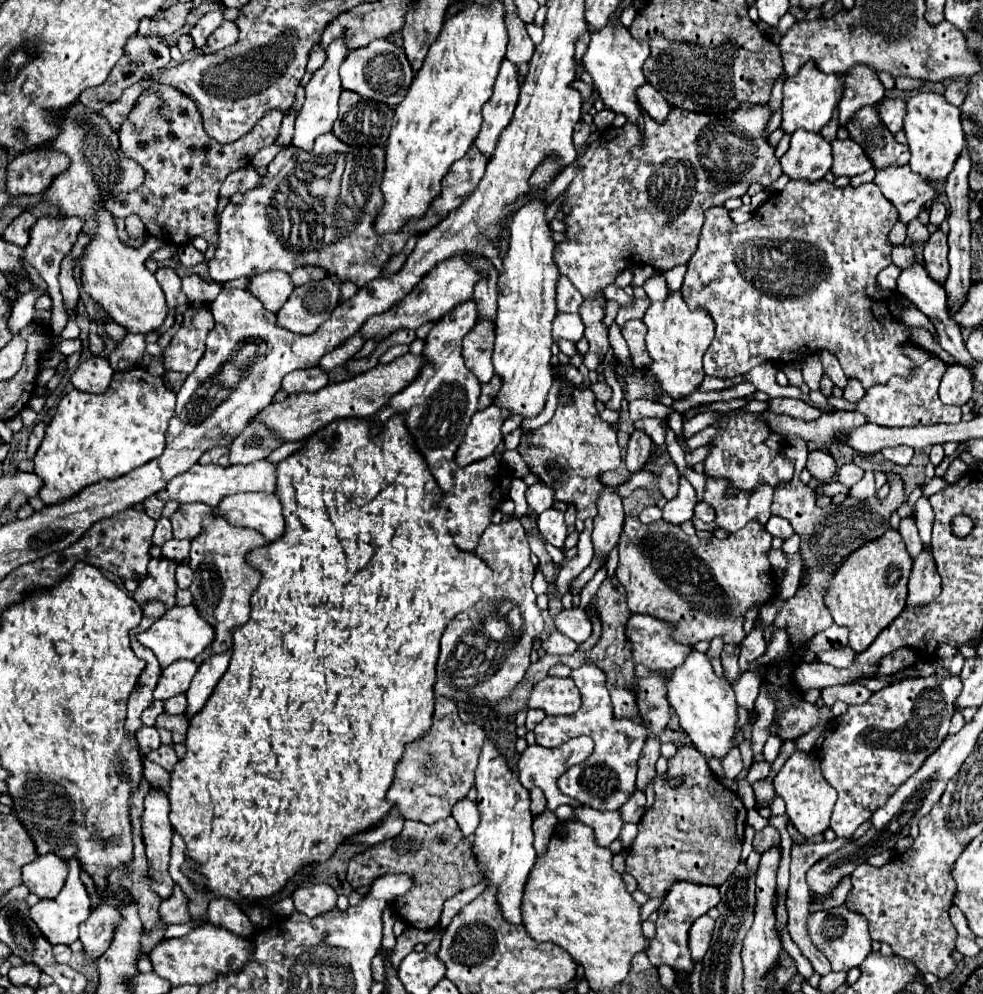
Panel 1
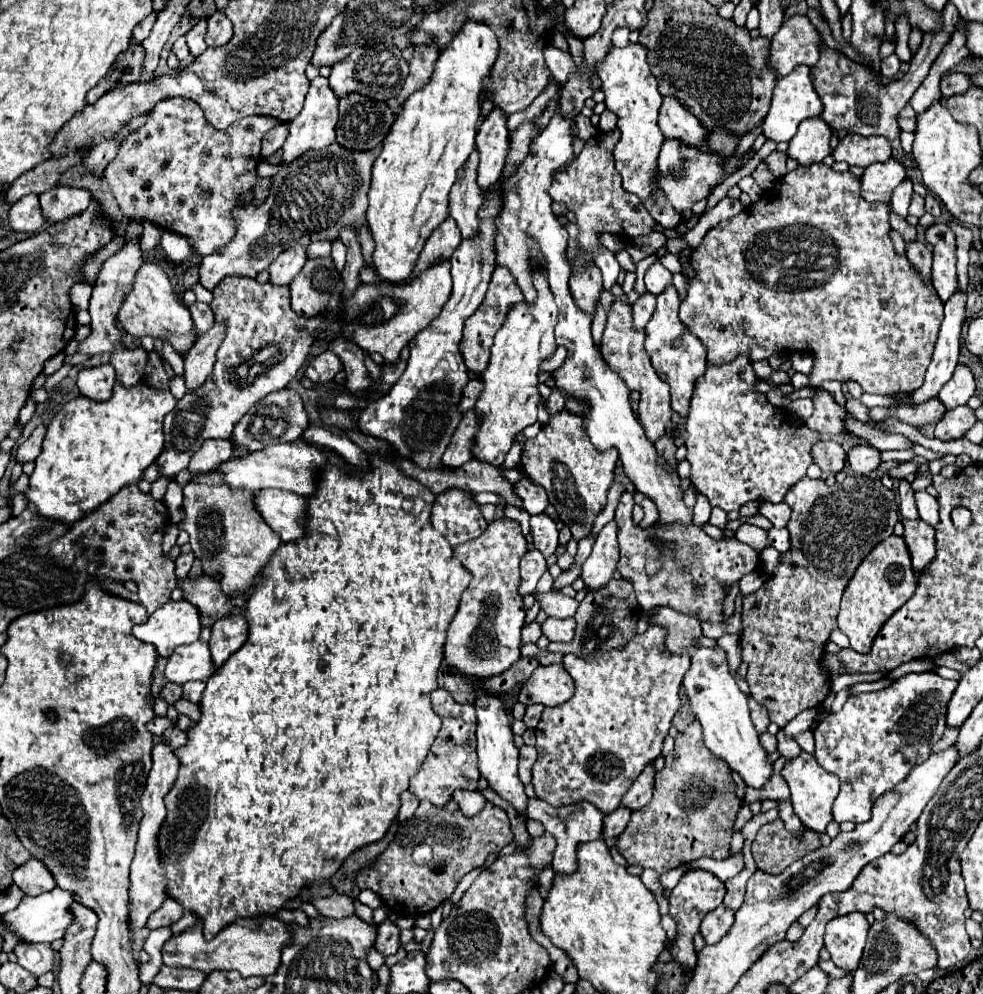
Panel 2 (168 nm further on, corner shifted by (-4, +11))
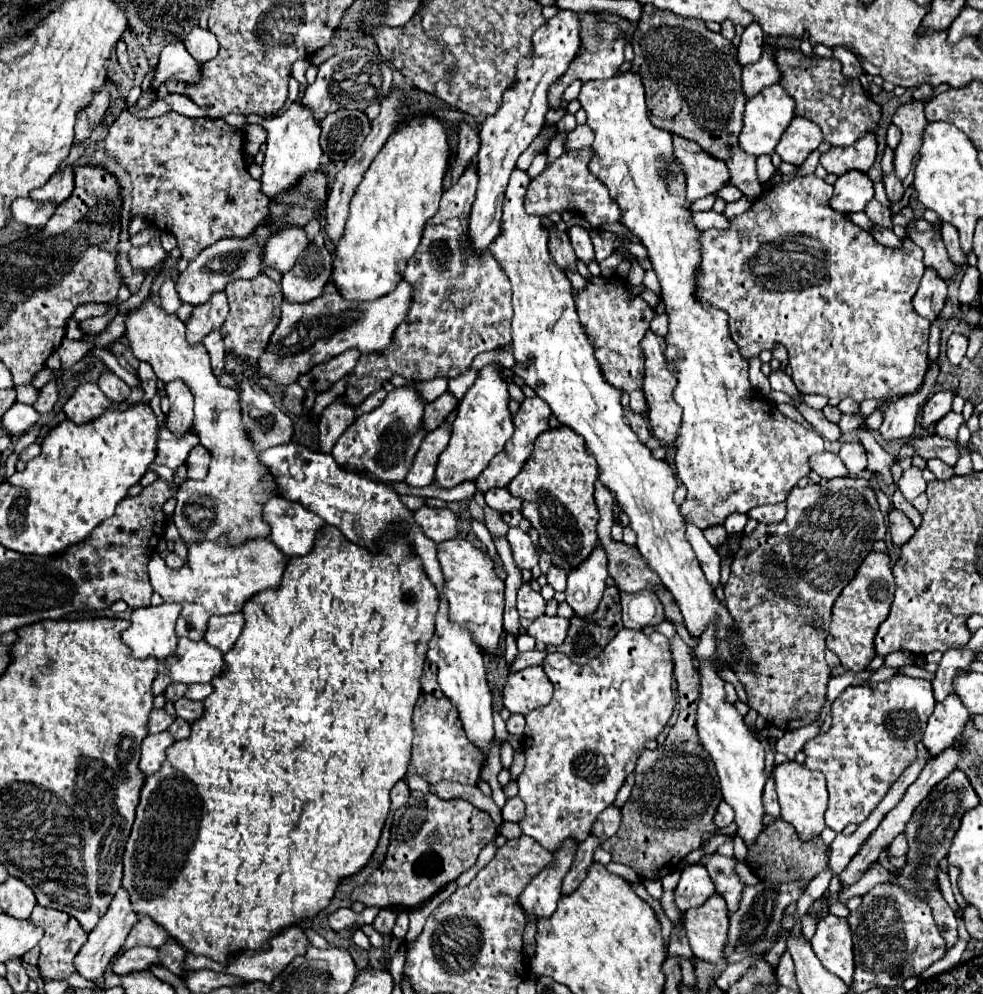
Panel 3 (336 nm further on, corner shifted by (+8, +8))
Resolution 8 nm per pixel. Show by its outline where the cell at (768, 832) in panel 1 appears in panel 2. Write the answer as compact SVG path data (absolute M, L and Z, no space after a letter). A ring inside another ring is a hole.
M776 819L764 827L760 827L754 843L752 843L752 855L760 871L778 875L788 865L804 857L806 853L820 849L820 835L812 833L810 829L804 829L802 837L786 831L782 819Z

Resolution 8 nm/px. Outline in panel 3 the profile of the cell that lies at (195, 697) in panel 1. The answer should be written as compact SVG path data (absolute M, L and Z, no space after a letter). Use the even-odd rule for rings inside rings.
M240 612L228 616L212 616L204 640L210 646L218 648L222 654L226 654L236 644L242 628L244 628L244 618Z

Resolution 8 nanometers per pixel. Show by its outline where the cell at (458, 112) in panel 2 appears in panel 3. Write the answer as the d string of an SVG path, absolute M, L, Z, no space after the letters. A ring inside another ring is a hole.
M412 116L406 124L386 140L382 152L374 158L368 172L364 174L356 194L350 202L350 216L346 222L344 238L336 248L332 282L338 286L340 294L346 300L374 300L392 292L404 276L406 262L416 252L420 244L422 230L430 216L436 214L440 196L444 192L444 176L450 164L450 146L448 146L448 128L444 120L436 116Z

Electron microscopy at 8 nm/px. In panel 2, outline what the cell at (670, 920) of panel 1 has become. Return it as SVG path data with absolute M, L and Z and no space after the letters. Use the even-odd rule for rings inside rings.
M704 869L688 871L670 893L670 899L668 899L670 901L670 917L678 923L678 939L674 945L666 945L666 949L672 953L672 957L676 961L680 961L682 965L688 965L688 969L694 969L694 965L696 965L696 953L694 953L692 939L698 933L704 915L710 913L712 909L716 909L722 903L724 895L726 895L724 883L714 873L704 871Z

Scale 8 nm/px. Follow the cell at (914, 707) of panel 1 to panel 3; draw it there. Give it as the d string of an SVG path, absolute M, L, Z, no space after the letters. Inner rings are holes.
M900 674L878 684L876 688L866 684L848 686L832 702L830 728L824 734L818 734L808 740L802 748L802 752L806 754L806 766L810 770L820 770L828 782L830 802L826 810L826 826L830 826L834 832L842 832L848 824L862 824L868 818L876 804L880 804L880 800L888 794L888 788L916 758L916 744L920 742L920 736L924 736L924 724L928 722L934 706L936 698L930 680Z

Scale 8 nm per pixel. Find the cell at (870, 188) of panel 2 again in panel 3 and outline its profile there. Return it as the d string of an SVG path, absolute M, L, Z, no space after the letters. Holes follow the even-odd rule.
M852 170L836 180L832 208L838 212L862 212L872 198L874 182L870 180L870 176Z

